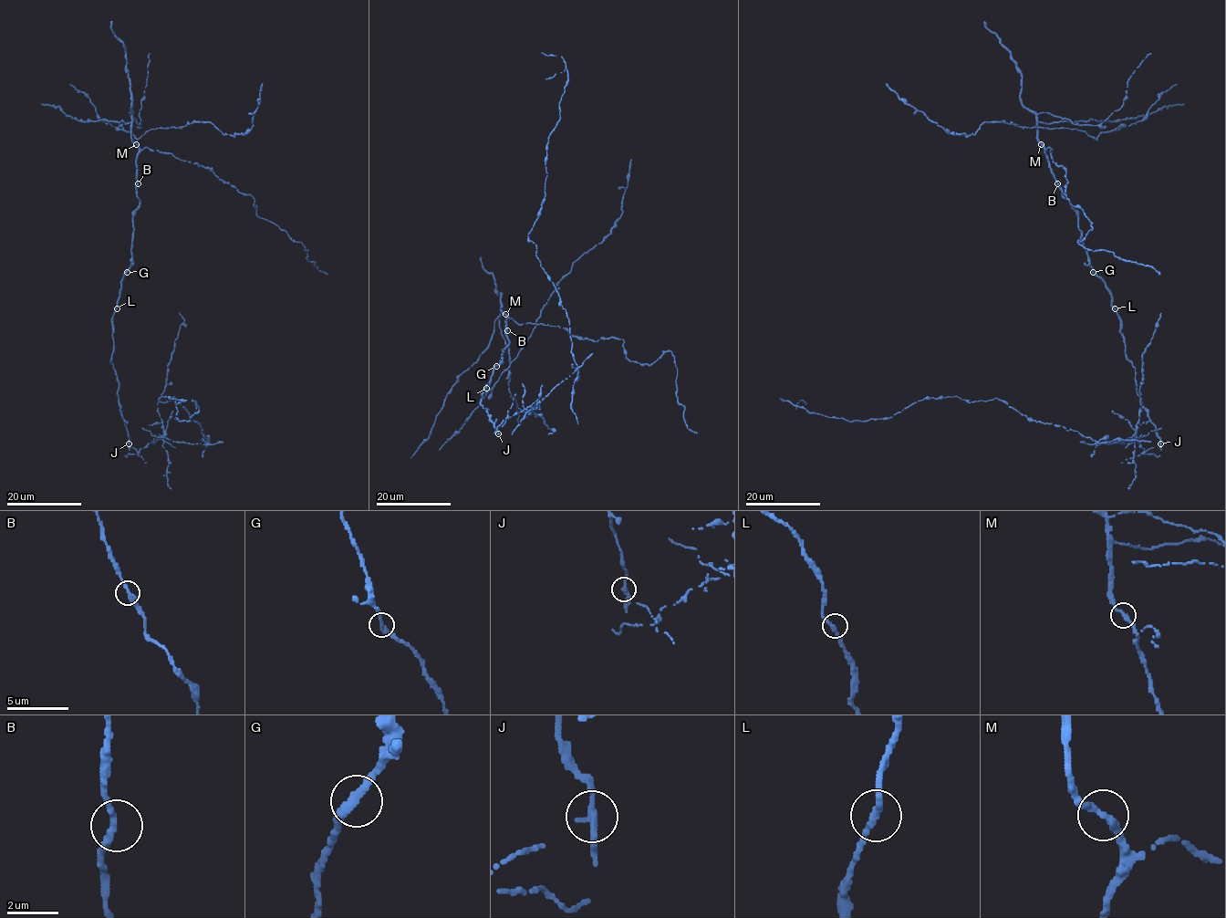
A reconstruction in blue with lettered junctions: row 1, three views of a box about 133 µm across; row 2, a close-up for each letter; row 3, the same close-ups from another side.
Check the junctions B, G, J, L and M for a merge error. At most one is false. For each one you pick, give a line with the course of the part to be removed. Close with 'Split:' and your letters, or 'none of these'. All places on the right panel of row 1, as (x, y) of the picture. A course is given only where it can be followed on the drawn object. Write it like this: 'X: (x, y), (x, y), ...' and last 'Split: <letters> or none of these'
J: (1160, 443), (1144, 452), (1135, 436), (1097, 444), (998, 398), (924, 398), (891, 417), (850, 422), (780, 399)
Split: J

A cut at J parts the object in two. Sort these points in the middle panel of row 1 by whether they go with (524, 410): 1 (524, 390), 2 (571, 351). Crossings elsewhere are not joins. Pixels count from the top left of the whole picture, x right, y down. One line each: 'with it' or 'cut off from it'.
1: with it
2: with it

